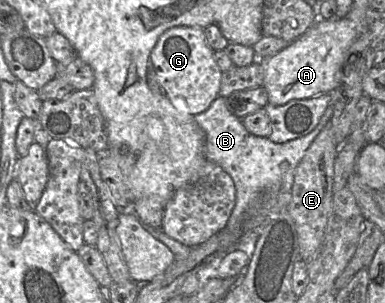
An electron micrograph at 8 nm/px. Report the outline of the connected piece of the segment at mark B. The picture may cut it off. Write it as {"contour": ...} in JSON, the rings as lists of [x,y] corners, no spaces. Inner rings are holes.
{"contour":[[[219,95],[207,110],[194,115],[205,135],[206,159],[220,166],[232,178],[235,186],[235,207],[223,230],[225,234],[233,236],[232,248],[238,247],[248,236],[258,237],[275,213],[288,210],[297,166],[333,113],[334,103],[331,100],[319,123],[310,133],[284,143],[275,143],[266,137],[250,134],[241,119],[229,111],[225,97]],[[265,191],[271,194],[270,198],[264,203],[257,202],[258,196]]]}

